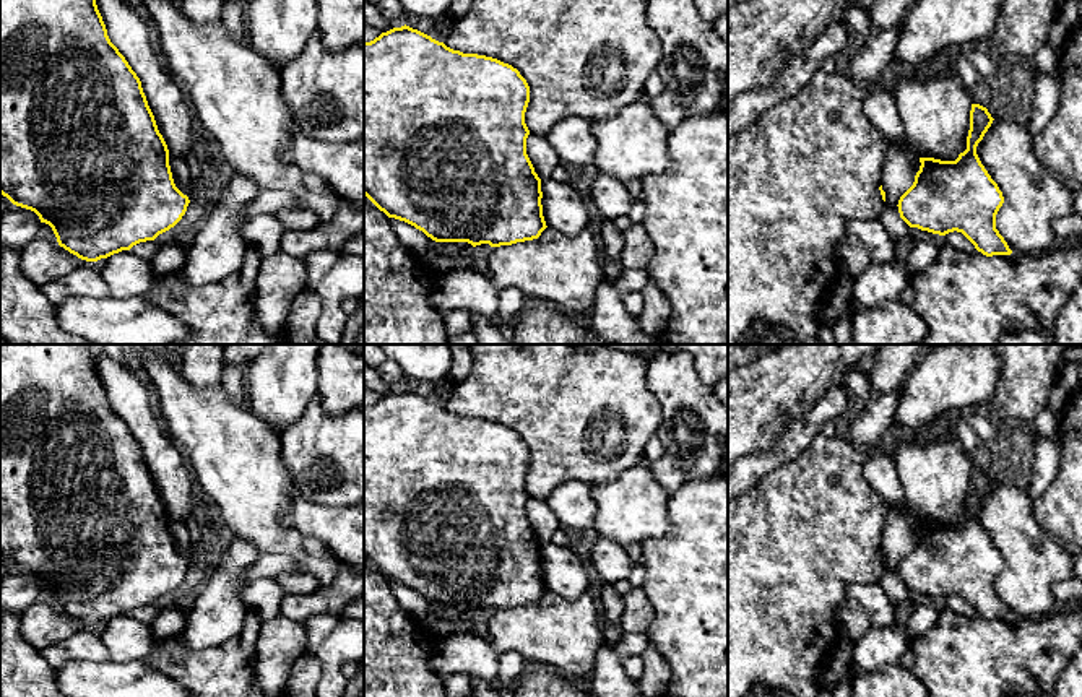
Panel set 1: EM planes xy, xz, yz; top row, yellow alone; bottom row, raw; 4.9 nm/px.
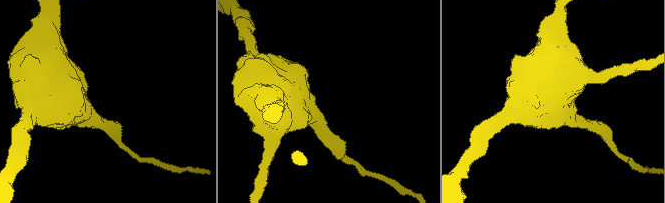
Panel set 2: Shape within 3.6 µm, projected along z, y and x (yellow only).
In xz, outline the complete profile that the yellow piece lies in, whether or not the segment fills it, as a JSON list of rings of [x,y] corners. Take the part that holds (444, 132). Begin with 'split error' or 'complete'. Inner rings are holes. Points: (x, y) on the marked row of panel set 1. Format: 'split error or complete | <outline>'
complete | [[[406,24],[364,42],[364,195],[435,242],[500,247],[538,239],[547,226],[541,179],[526,154],[528,102],[530,86],[512,65],[453,50]]]

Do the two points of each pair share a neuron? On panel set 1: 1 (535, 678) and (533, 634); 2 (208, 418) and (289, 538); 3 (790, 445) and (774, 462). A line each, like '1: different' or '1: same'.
1: different
2: same
3: same

